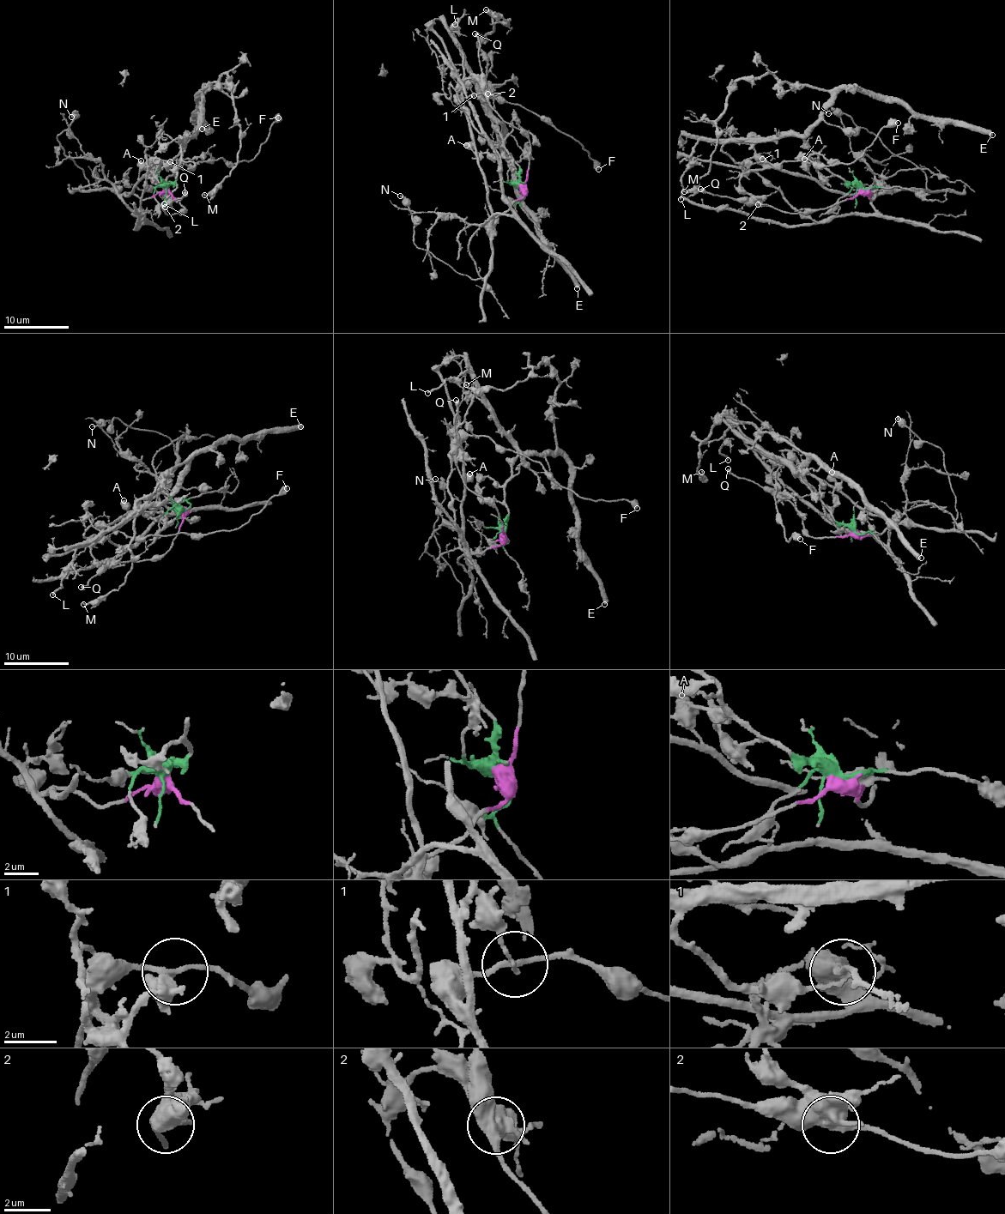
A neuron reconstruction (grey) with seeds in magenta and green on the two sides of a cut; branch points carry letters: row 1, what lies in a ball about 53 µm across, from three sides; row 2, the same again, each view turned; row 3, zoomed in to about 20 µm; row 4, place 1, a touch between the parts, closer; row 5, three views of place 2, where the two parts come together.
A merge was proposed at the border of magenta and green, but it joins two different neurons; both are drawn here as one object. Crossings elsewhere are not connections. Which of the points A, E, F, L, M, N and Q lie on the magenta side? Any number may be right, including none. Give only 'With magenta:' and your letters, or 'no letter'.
With magenta: A, F, N, Q

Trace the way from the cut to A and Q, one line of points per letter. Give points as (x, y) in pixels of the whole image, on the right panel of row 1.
A: (862, 188), (870, 191), (870, 199), (875, 193), (841, 193), (825, 189), (806, 168), (804, 158)
Q: (862, 188), (851, 198), (802, 213), (782, 212), (766, 206), (748, 204), (707, 193), (699, 189)

